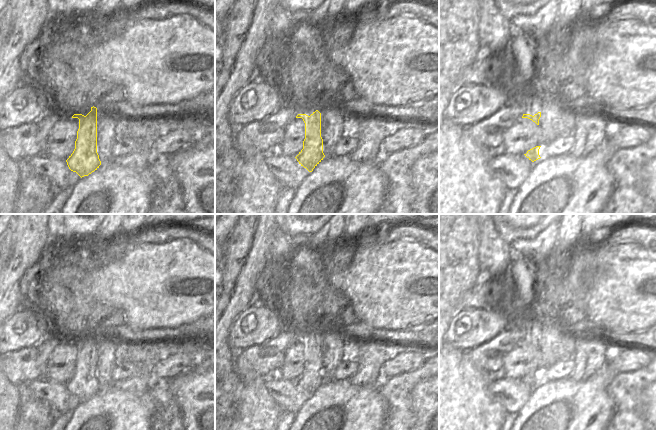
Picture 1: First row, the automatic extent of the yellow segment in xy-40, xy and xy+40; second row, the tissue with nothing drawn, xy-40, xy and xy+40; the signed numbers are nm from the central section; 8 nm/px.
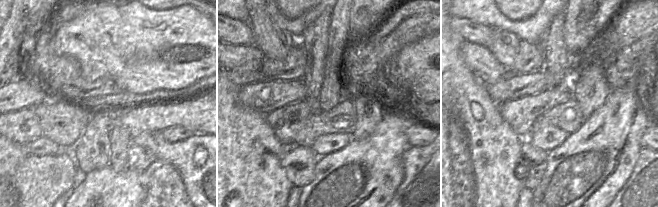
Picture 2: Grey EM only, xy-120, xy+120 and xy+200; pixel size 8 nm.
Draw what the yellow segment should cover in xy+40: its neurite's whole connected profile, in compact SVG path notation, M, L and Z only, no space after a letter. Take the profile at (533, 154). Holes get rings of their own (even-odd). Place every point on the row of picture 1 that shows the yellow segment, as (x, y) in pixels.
M536 146L530 150L527 151L526 154L524 154L529 160L531 160L532 162L540 159L540 155L539 155L539 149L541 146Z

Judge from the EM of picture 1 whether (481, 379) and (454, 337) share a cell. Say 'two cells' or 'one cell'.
two cells

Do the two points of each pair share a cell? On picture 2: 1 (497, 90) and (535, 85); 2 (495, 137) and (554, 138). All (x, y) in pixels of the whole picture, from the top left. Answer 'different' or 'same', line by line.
1: same
2: different

